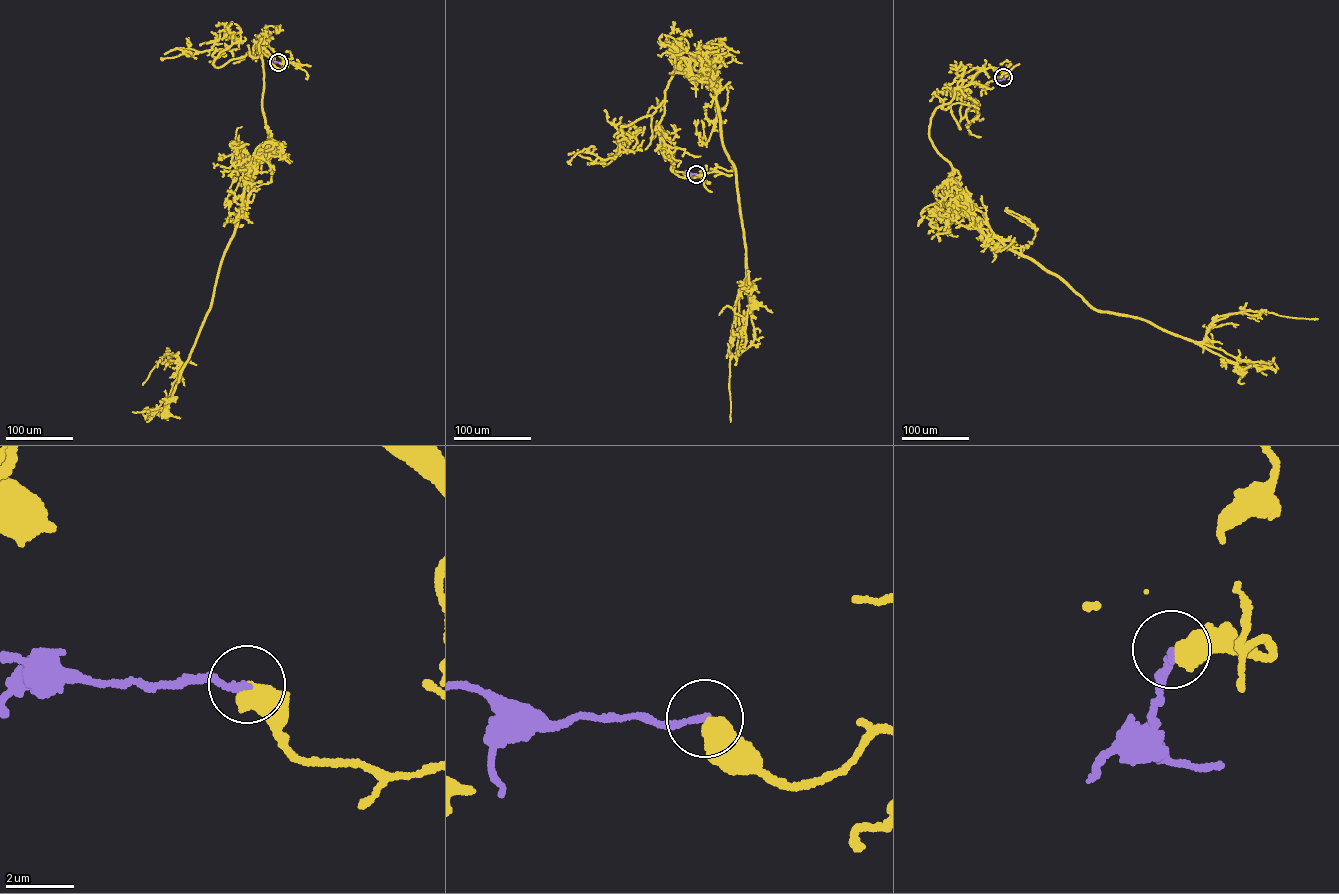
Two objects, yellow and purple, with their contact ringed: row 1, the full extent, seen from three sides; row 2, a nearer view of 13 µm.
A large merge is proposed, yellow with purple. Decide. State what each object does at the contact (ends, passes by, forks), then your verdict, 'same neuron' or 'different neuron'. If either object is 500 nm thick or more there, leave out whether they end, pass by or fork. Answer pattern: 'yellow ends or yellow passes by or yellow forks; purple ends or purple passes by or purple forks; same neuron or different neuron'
different neuron

